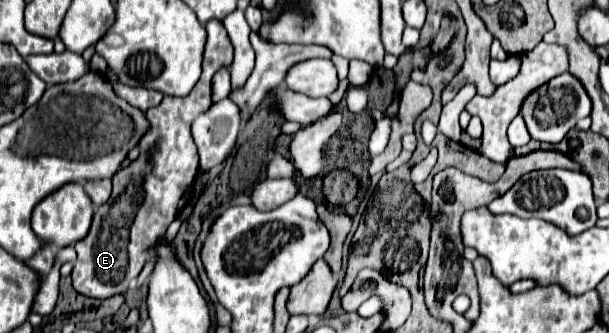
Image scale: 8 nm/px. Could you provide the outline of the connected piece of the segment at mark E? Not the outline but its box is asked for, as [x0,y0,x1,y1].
[72,20,232,298]

